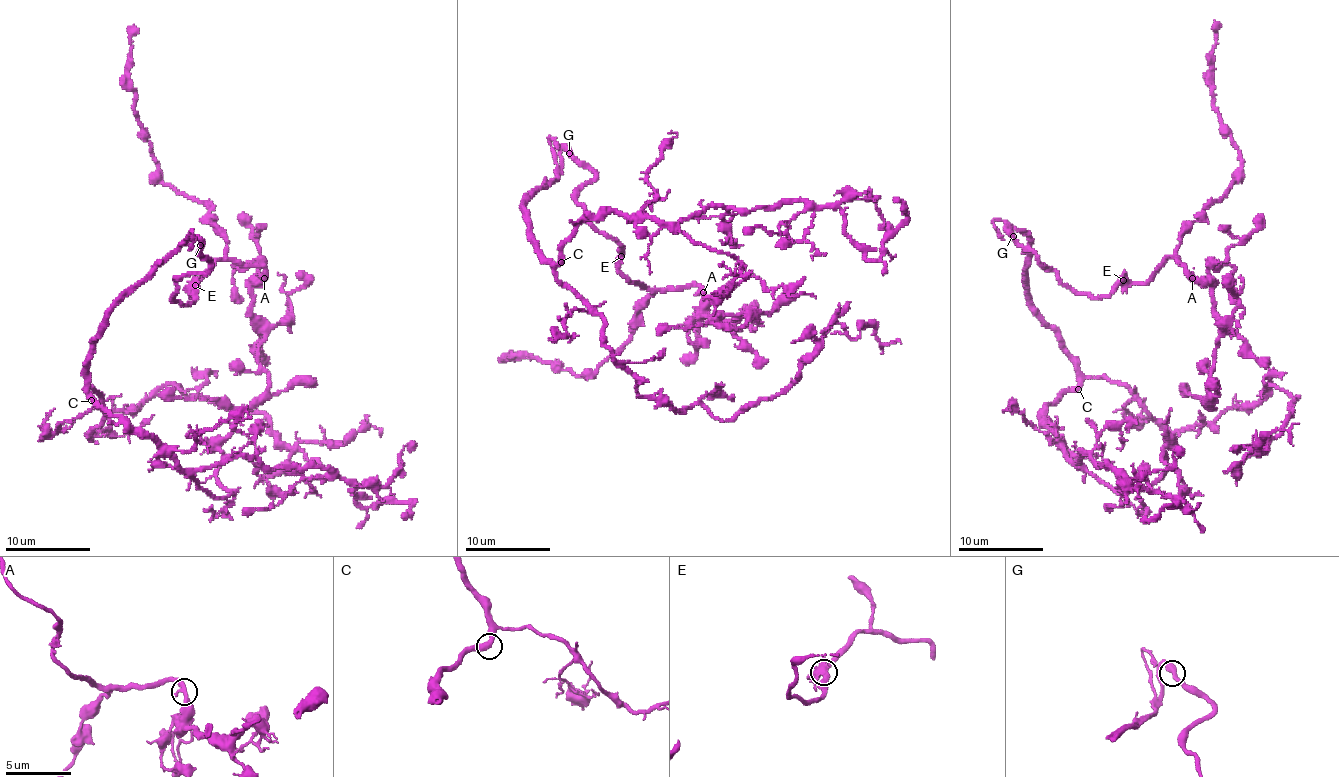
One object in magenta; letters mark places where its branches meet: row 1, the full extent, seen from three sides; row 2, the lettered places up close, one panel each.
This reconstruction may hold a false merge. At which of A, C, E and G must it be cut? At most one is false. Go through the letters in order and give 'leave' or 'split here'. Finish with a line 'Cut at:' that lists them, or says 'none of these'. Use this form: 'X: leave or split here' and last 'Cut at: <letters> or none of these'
A: leave
C: leave
E: leave
G: leave
Cut at: none of these

